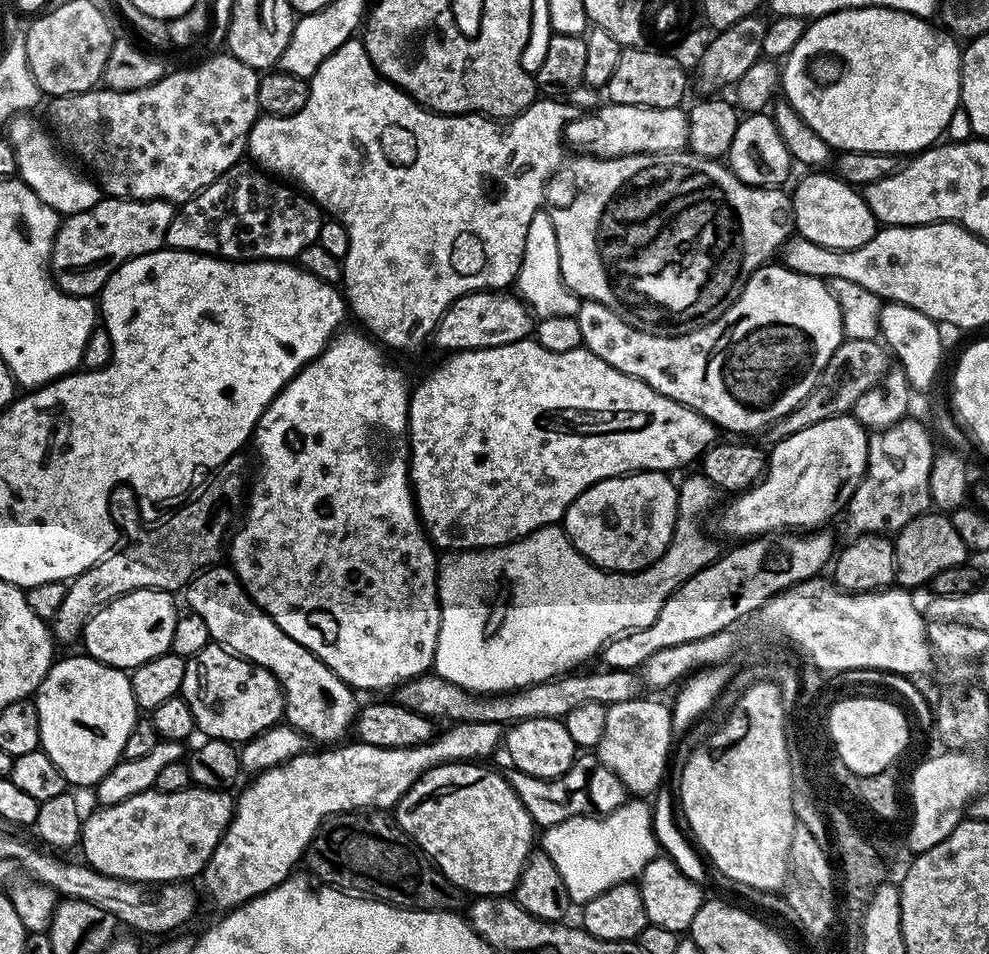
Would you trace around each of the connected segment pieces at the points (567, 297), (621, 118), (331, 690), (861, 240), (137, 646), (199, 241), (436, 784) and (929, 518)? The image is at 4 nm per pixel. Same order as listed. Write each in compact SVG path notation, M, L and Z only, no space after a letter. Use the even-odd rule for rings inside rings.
M544 210L536 212L530 222L524 247L524 262L514 281L514 288L520 299L530 306L537 317L575 316L580 311L582 300L573 289L572 293L564 285L566 272L562 267L560 240L556 237L555 222L546 213Z
M611 102L597 112L577 115L564 126L564 143L573 153L589 156L633 156L639 152L678 152L688 142L688 114L683 107L647 108Z
M228 566L203 569L192 577L186 589L187 607L206 622L212 640L238 656L270 670L284 691L284 718L287 725L312 741L334 744L351 731L360 709L357 693L342 682L325 663L301 643L290 638L257 606Z
M808 174L804 181L796 188L796 193L791 193L792 218L794 228L799 235L806 237L810 242L827 248L857 248L866 246L870 238L878 231L878 221L864 200L863 195L853 185L840 179L839 175L820 176L824 174Z
M139 588L133 592L112 600L109 604L103 604L97 612L86 622L82 637L83 651L93 656L98 662L109 664L112 668L131 670L150 662L154 658L163 656L169 651L174 638L174 622L178 605L175 604L173 593L159 592L157 588Z
M241 162L226 170L213 184L176 208L176 217L170 222L170 230L166 230L167 247L177 248L179 252L203 252L205 256L219 256L221 260L292 262L306 246L316 243L322 223L320 205L311 196L247 163Z
M461 762L430 769L397 802L394 819L451 884L473 897L508 896L515 893L524 863L534 850L534 825L526 806L522 806L518 794L514 794L507 775L484 767L488 766L480 762Z
M929 510L922 516L914 517L903 530L895 533L896 584L901 588L916 590L919 584L931 585L932 579L942 570L950 570L969 559L968 548L958 538L951 519L936 510Z

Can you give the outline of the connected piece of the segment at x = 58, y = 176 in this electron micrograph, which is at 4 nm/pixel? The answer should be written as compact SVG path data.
M32 114L13 116L9 120L6 138L14 146L19 179L23 180L26 186L30 186L30 190L34 190L34 194L38 194L38 198L42 198L42 202L46 202L46 206L50 206L55 212L60 213L61 217L73 216L90 210L90 206L94 206L102 199L102 192L97 181L89 178L83 171L75 172L60 157L60 152L56 149L57 141L50 135L49 129L45 128L32 117Z

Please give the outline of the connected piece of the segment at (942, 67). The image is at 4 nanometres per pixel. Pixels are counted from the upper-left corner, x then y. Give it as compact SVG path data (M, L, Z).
M847 8L841 12L831 12L817 16L805 27L802 38L794 46L782 64L782 96L794 111L797 112L828 145L840 152L890 152L893 154L919 154L931 148L947 133L950 114L960 107L960 54L961 45L947 31L928 24L925 17L912 16L908 12L899 12L893 8Z

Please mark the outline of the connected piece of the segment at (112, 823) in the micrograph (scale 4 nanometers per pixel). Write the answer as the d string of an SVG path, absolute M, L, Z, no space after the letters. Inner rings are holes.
M190 787L186 790L178 790L177 792L157 792L149 790L142 794L134 794L134 798L126 798L126 802L118 802L107 806L100 806L95 809L97 812L92 817L83 821L80 829L79 851L84 851L82 856L83 863L89 864L95 872L101 872L107 876L114 878L122 878L123 880L133 880L134 882L142 882L143 884L171 884L173 882L188 882L193 878L199 877L204 871L204 867L208 864L208 859L214 854L214 850L218 846L218 842L223 838L224 831L228 829L228 824L232 821L234 811L234 800L227 791L215 792L209 788Z

